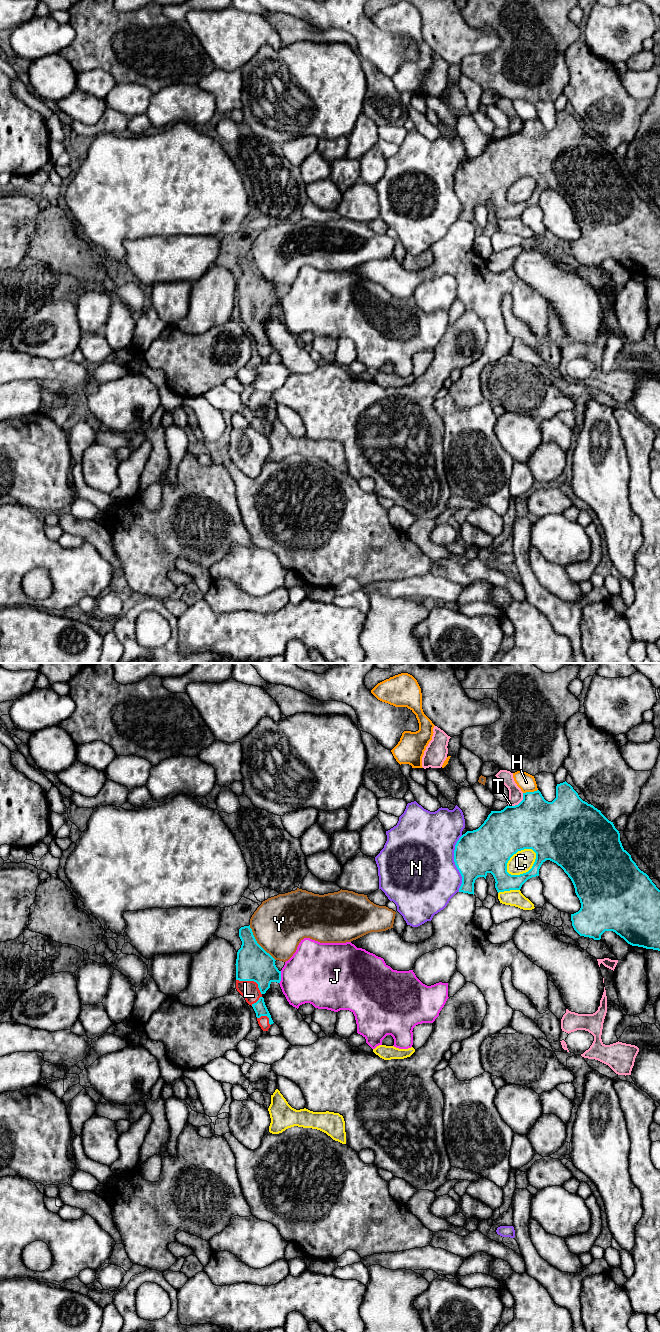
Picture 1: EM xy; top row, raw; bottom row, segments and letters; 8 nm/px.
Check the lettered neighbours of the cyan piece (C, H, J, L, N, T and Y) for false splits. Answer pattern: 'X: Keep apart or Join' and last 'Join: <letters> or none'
C: Keep apart
H: Keep apart
J: Keep apart
L: Join
N: Keep apart
T: Keep apart
Y: Keep apart
Join: L

